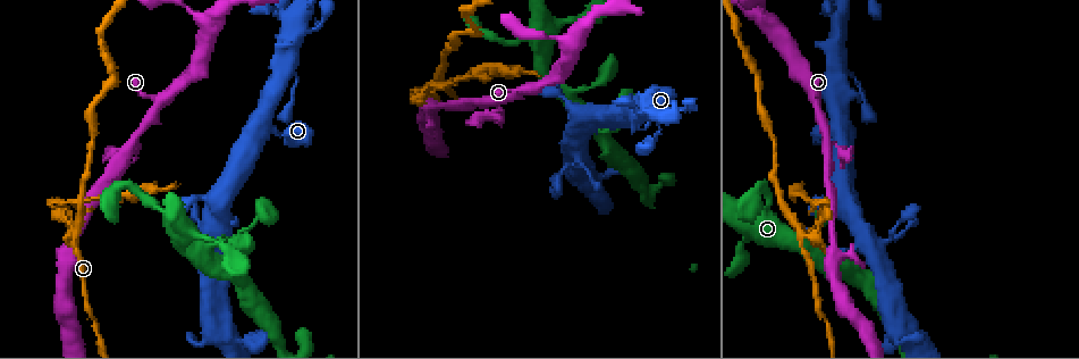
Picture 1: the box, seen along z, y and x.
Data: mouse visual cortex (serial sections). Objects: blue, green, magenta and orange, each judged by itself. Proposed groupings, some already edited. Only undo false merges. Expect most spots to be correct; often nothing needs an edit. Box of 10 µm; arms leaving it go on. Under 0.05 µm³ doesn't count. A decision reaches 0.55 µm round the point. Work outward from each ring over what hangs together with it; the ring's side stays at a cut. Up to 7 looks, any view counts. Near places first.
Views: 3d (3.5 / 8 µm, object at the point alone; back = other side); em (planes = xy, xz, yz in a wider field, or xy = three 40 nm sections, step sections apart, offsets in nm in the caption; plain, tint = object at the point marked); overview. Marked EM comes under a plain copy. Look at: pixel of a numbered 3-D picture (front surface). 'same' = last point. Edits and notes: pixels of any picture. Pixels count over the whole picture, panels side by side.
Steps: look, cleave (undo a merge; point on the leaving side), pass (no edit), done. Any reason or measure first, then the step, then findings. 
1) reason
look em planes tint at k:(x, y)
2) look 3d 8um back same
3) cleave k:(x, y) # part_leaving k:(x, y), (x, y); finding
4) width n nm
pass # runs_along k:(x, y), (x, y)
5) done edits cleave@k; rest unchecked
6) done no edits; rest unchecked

a fork
look 3d 8um at 1:(798, 232)

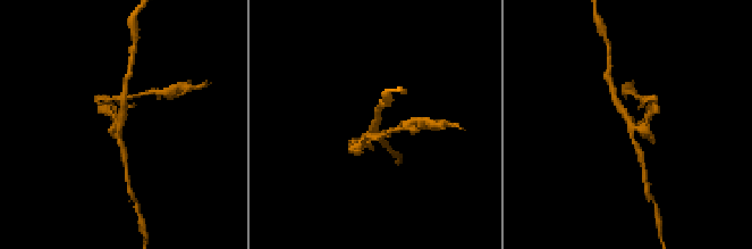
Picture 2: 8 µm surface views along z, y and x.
shape alone is not enough
look em xy step 5 tint same

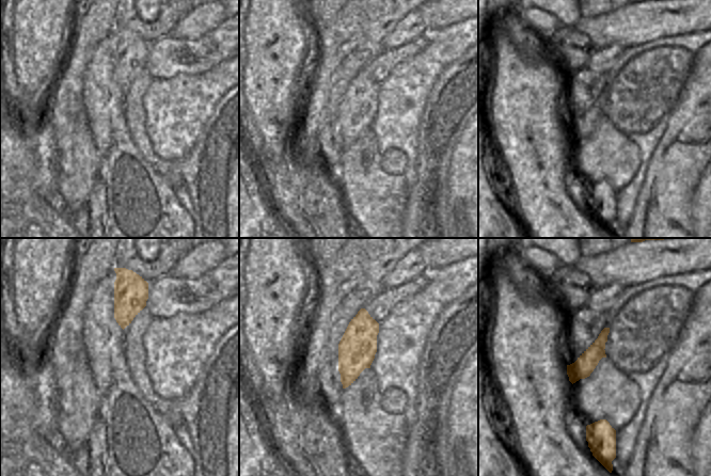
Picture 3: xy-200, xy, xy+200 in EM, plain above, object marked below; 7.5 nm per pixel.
cleave 2:(110, 109) # part_leaving 2:(113, 126), (106, 109), (109, 98); two cells meet here

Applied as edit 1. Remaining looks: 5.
redraw
look overview

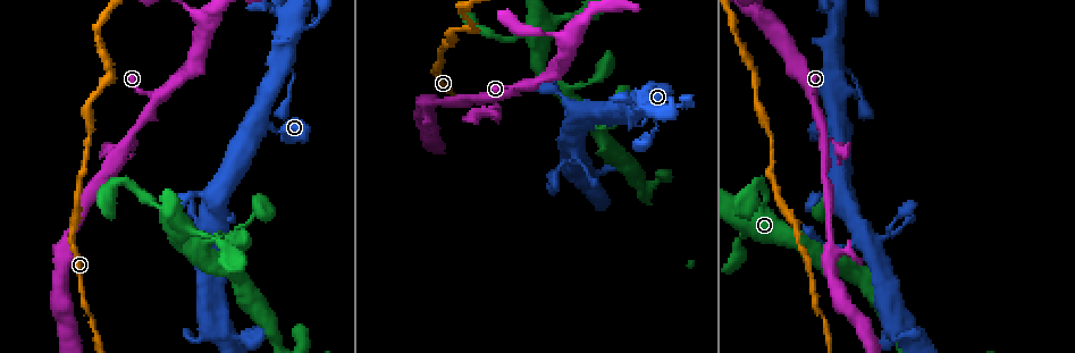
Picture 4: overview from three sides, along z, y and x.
narrows sharply
look 3d 3.5um at 4:(744, 234)

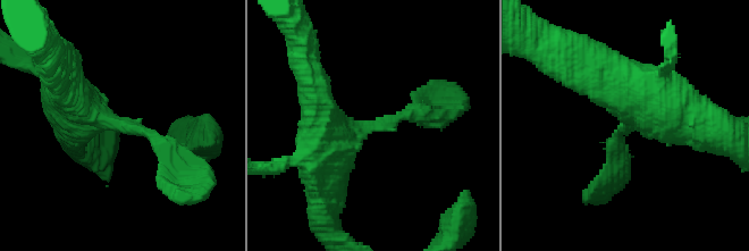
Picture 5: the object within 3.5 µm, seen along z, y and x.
arm_widths 300, 600 nm; need the tissue
look em xy step 5 tint at 5:(378, 125)

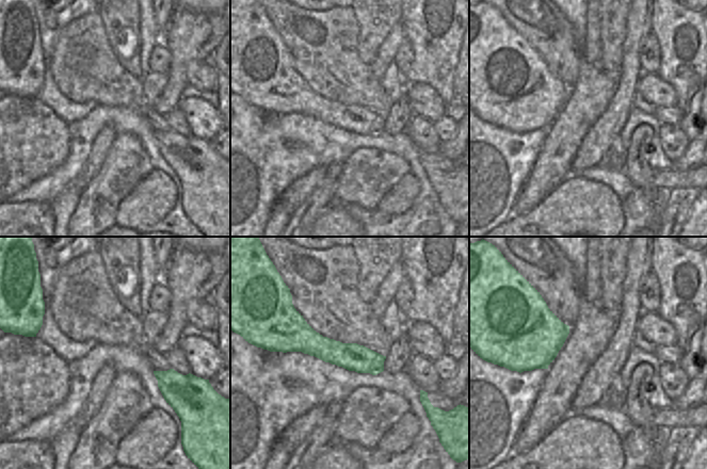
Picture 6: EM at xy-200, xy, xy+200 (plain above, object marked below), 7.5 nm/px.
pass # runs_along 6:(279, 348), (316, 344), (381, 368); one cell here

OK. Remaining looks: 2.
look 3d 3.5um at 4:(562, 38)

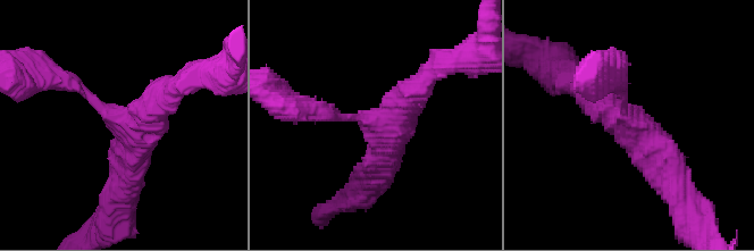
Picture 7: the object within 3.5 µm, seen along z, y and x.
need the tissue
look em xy step 2 tint at 7:(376, 122)

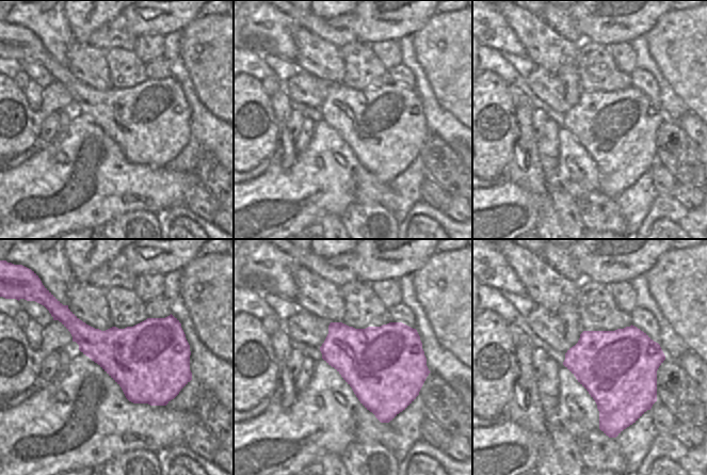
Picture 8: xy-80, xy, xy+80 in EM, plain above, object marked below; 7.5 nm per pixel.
arm_widths 150, 350, 450 nm
pass # continuous, no second cell

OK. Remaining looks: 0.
done edits cleave@2; rest unchecked

